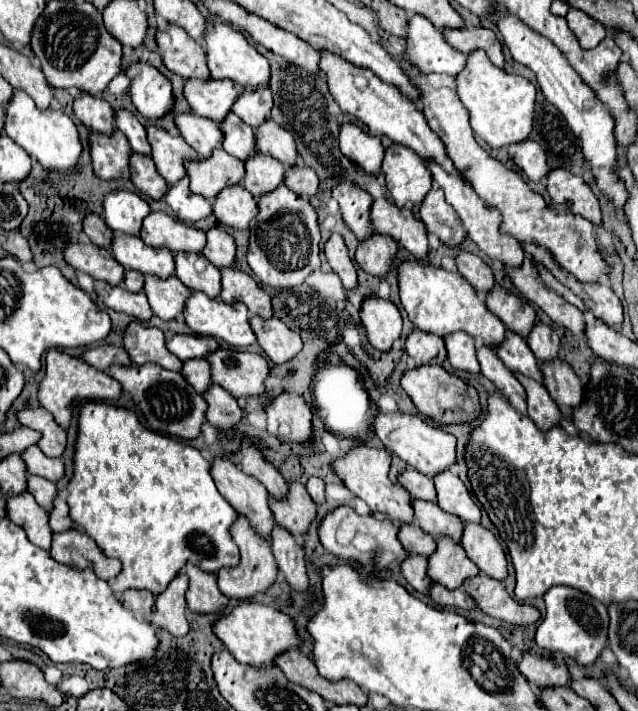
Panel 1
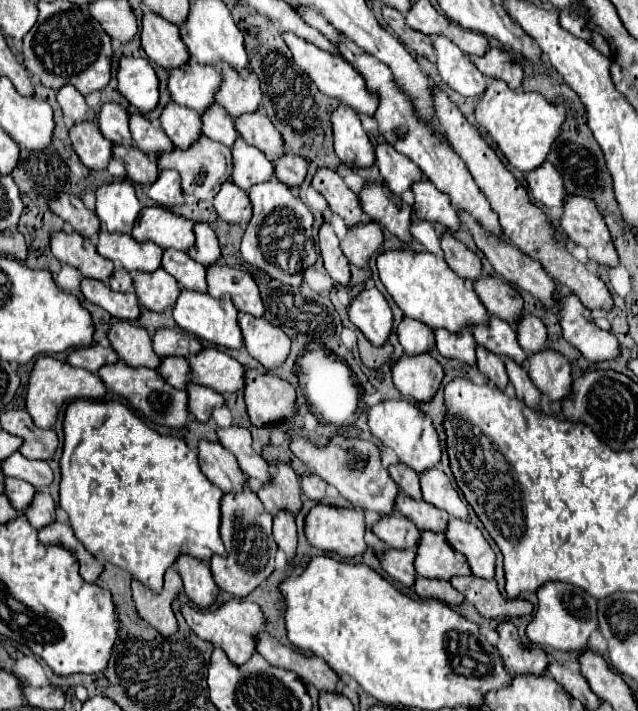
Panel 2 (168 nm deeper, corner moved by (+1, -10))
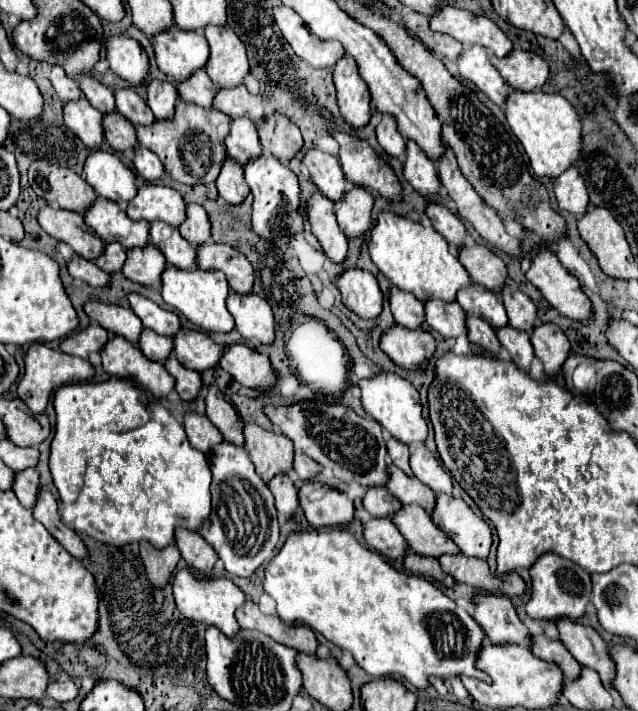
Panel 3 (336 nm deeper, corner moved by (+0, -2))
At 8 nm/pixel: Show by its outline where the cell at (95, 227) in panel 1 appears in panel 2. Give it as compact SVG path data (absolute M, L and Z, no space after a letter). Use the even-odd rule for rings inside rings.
M63 193L55 201L49 201L49 207L51 207L51 211L55 211L55 215L65 219L81 235L85 235L89 239L97 237L97 233L101 229L101 223L97 219L95 211L87 209L77 195Z

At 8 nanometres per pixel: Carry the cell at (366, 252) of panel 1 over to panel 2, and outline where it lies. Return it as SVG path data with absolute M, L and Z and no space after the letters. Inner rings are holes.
M363 217L359 223L347 227L347 235L341 239L341 249L347 255L349 263L365 267L367 259L381 247L381 243L383 243L381 227L373 219Z

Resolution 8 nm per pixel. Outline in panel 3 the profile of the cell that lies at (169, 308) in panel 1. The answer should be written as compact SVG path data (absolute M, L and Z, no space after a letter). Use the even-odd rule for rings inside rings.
M148 245L146 249L128 251L128 259L122 267L124 277L144 287L160 287L162 273L166 267L166 259L156 251L156 247Z

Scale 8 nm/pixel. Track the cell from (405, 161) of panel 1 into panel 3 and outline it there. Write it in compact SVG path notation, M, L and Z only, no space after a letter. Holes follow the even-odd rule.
M382 115L382 121L376 127L376 135L378 135L378 143L392 159L398 161L406 159L406 141L396 131L396 123L390 115Z

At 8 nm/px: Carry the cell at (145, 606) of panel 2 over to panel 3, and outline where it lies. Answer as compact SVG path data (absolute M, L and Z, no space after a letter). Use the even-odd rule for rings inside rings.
M140 543L140 559L142 559L148 581L156 589L164 589L180 561L180 551L174 543L168 545L164 551L156 551L148 543Z

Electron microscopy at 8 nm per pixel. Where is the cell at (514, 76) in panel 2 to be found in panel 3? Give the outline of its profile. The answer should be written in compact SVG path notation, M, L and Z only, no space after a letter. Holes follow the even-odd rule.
M512 49L502 59L492 55L490 63L498 69L498 73L512 89L520 91L532 91L542 87L550 73L548 63L542 57L524 49Z

